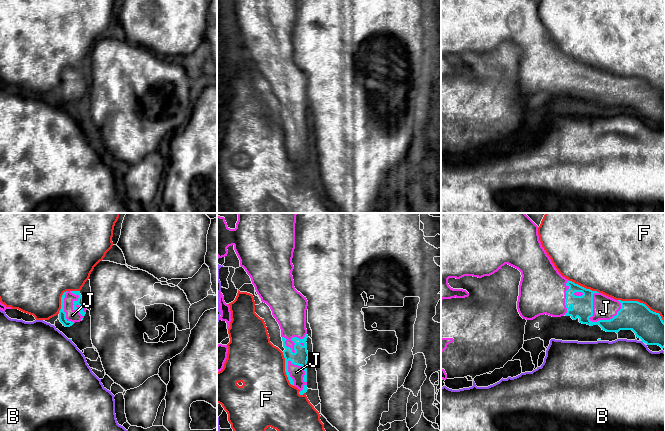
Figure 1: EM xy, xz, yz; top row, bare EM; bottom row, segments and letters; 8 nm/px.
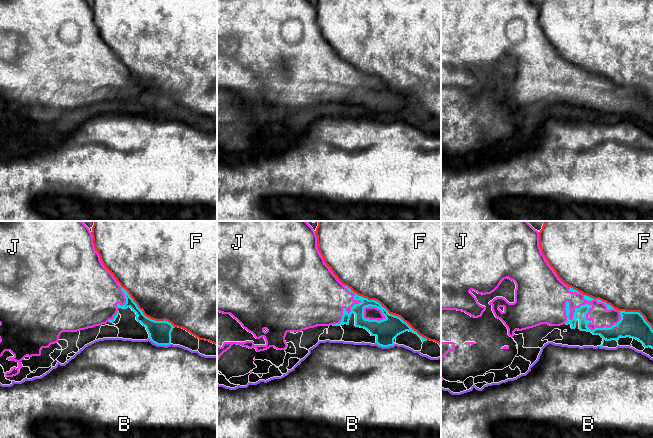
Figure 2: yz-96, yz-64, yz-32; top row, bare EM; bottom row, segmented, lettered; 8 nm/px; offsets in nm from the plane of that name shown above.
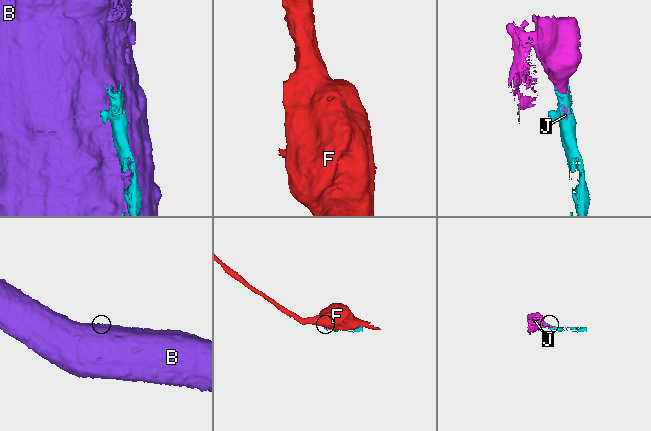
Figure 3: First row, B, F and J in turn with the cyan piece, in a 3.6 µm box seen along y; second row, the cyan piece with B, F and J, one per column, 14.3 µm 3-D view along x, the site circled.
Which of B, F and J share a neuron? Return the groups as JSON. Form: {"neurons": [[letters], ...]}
{"neurons": [["B"], ["F"], ["J"]]}

